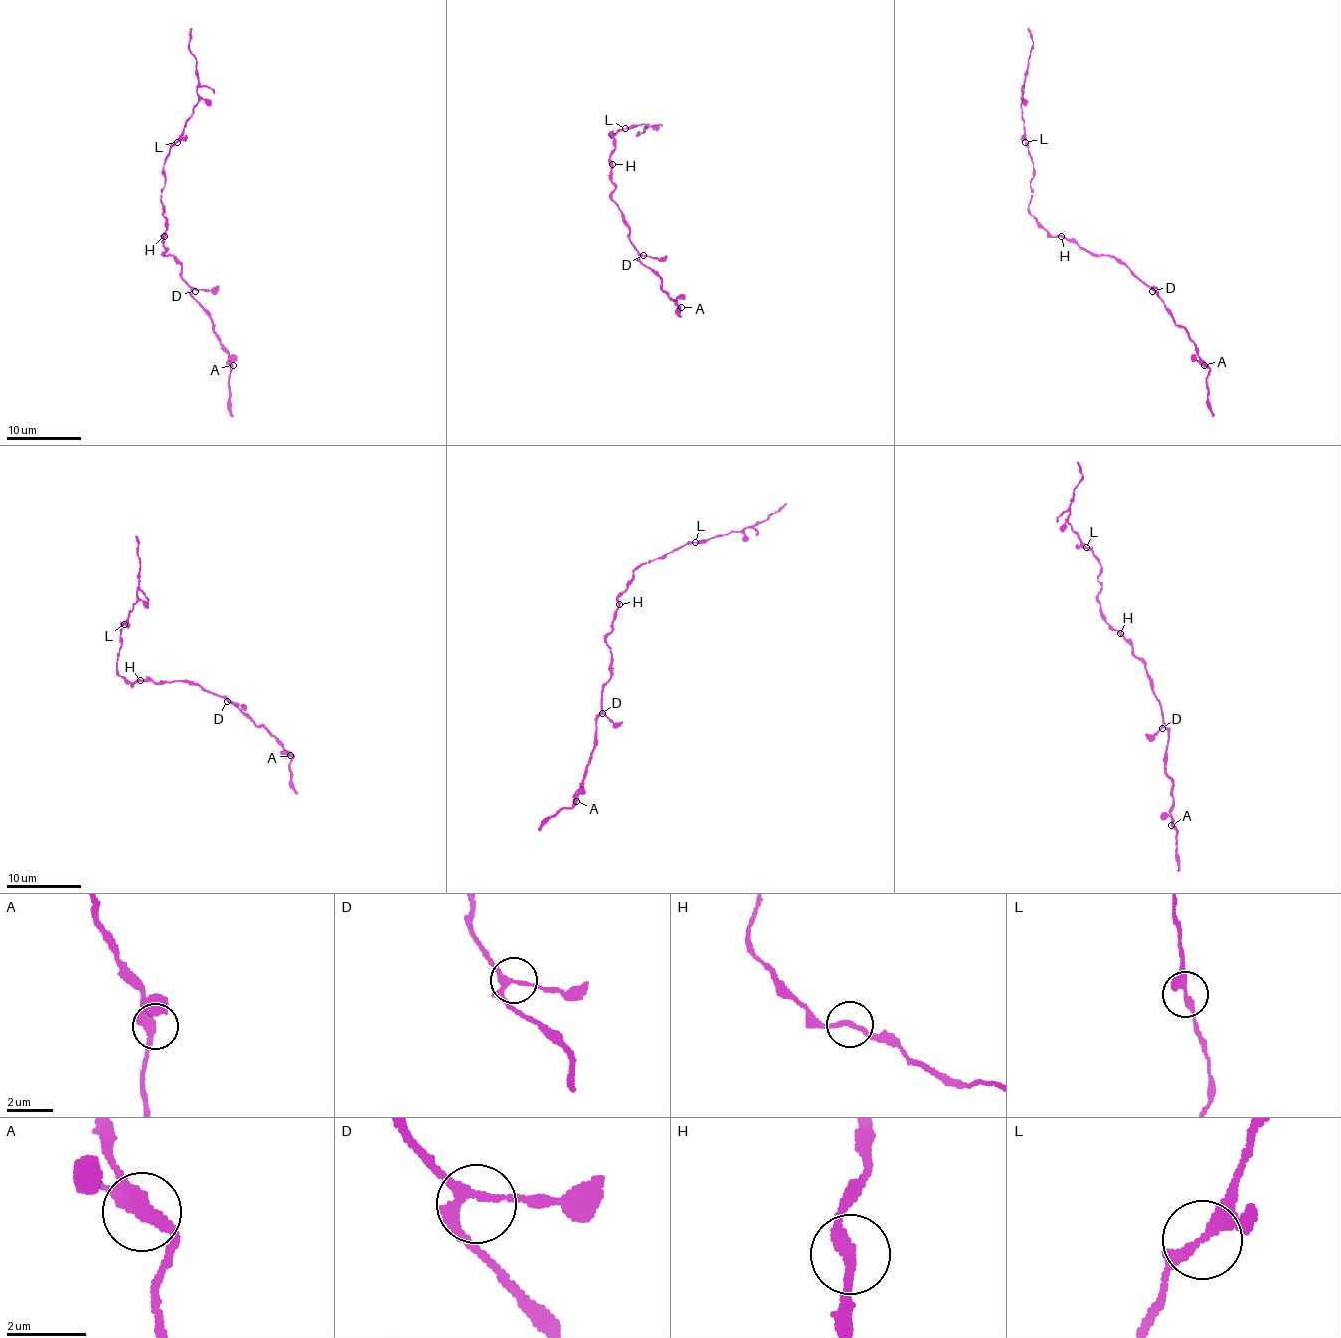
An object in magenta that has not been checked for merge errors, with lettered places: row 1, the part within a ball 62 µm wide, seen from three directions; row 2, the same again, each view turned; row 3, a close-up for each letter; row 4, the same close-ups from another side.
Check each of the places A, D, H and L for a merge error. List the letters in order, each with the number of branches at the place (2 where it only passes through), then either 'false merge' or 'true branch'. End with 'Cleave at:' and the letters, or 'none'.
A: 3 | true branch
D: 3 | true branch
H: 2 | true branch
L: 3 | true branch
Cleave at: none

